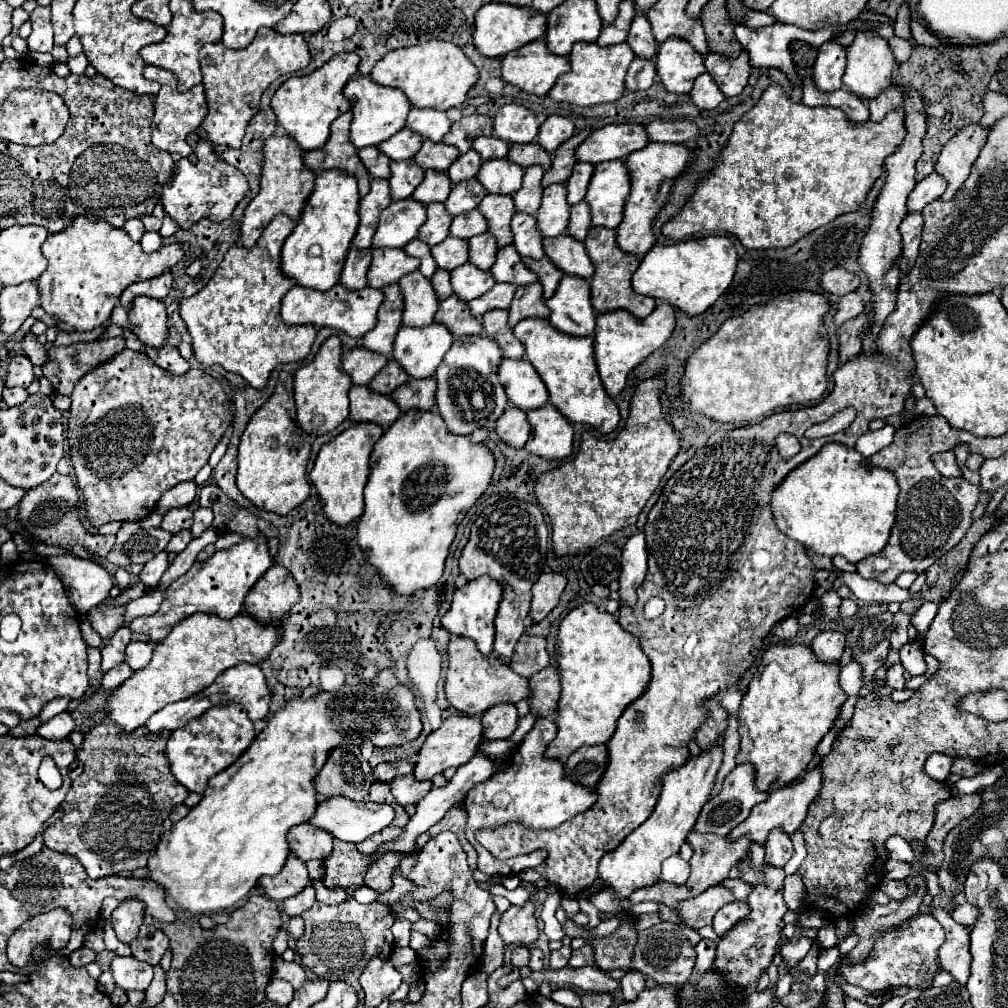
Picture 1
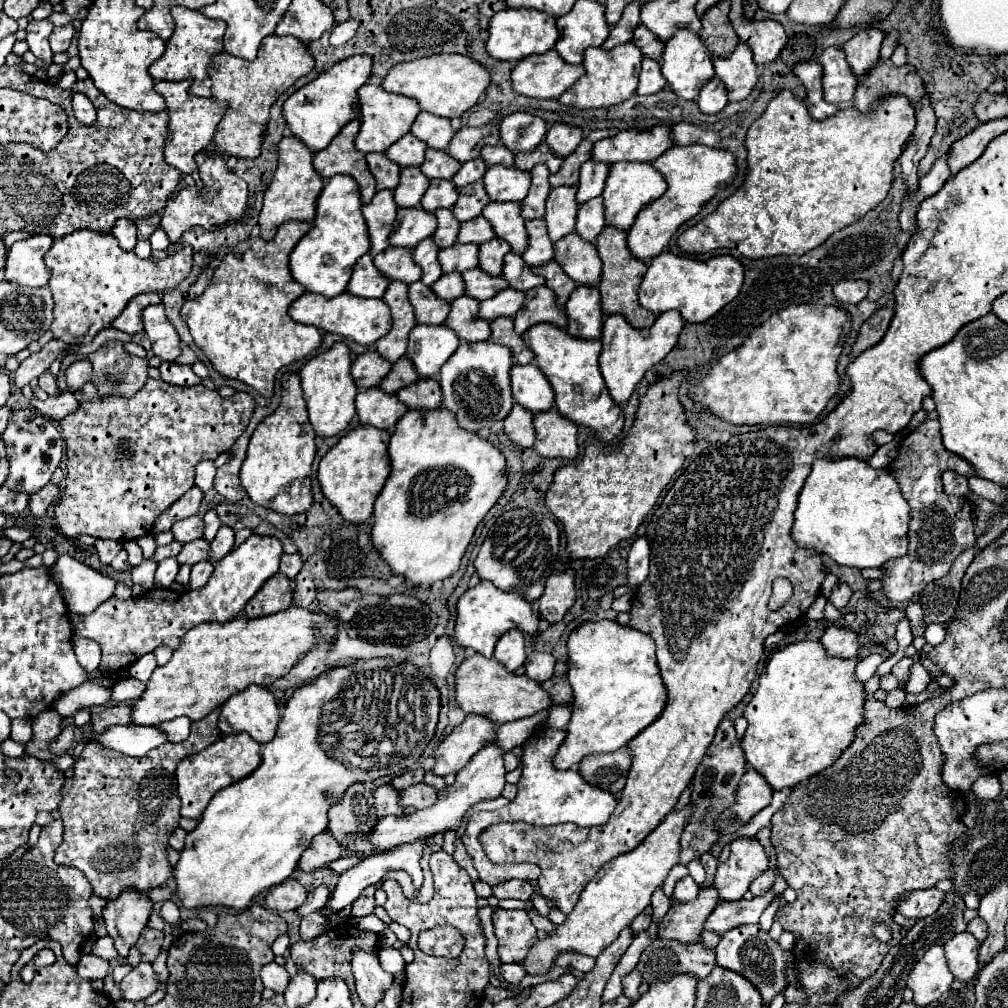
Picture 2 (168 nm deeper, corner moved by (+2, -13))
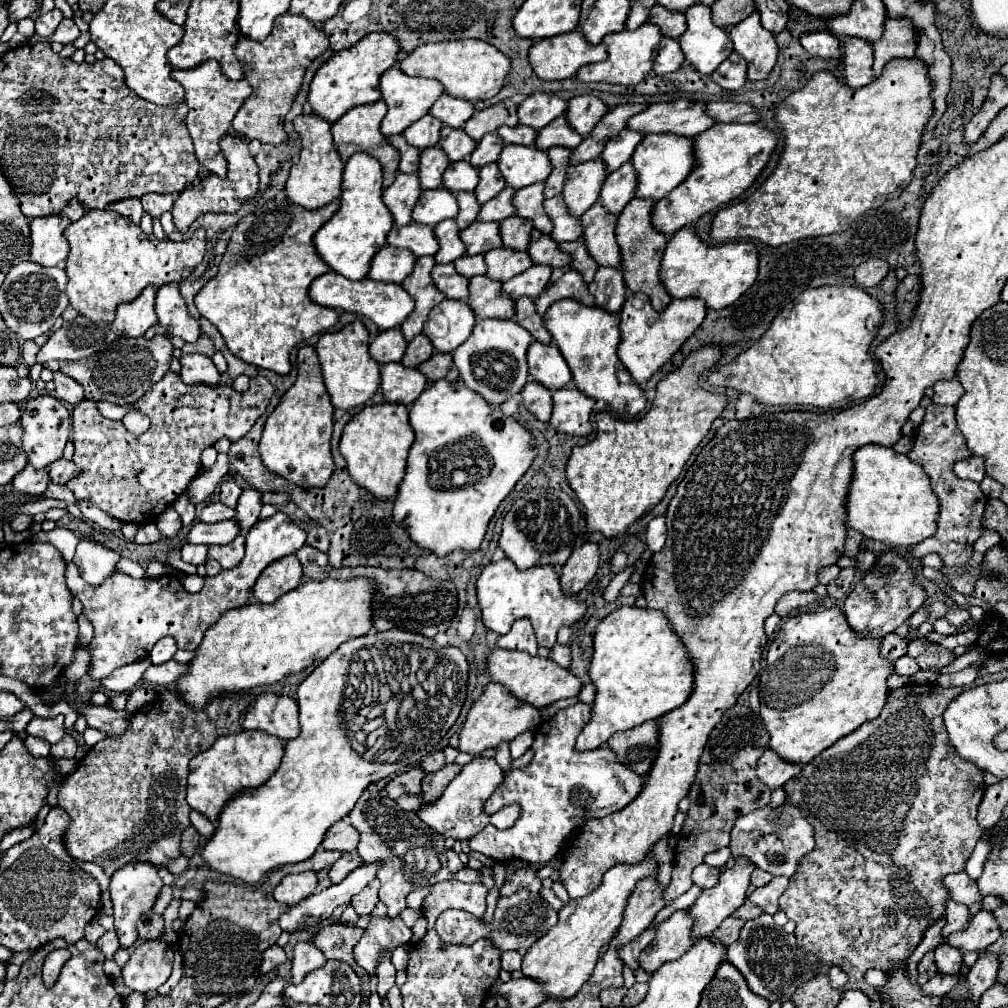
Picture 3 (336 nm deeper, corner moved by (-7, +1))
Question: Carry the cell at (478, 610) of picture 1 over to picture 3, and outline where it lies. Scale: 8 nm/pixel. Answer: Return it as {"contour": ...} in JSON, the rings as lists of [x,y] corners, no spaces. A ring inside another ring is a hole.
{"contour":[[[503,558],[499,562],[491,562],[483,568],[477,580],[477,598],[483,614],[483,624],[497,634],[507,634],[511,624],[519,618],[529,618],[533,622],[539,646],[551,648],[557,640],[557,632],[561,626],[571,626],[585,616],[587,602],[565,596],[559,584],[559,574],[553,566],[533,566],[525,572],[517,570],[517,566]]]}

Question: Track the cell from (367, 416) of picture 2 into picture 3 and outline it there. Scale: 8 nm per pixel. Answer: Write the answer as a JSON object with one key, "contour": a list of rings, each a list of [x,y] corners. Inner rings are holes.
{"contour":[[[389,362],[381,368],[381,390],[387,402],[411,406],[427,388],[427,378],[417,368],[405,368],[399,362]]]}

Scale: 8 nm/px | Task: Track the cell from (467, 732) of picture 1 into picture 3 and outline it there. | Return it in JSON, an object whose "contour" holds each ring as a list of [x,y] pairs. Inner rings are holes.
{"contour":[[[491,682],[485,688],[485,692],[479,696],[479,700],[473,704],[473,708],[469,710],[469,716],[467,716],[461,736],[459,736],[459,750],[479,756],[483,750],[495,748],[501,742],[511,742],[521,732],[537,728],[539,724],[541,724],[541,716],[535,706],[529,706],[529,704],[521,702],[519,698],[515,698],[499,682]]]}

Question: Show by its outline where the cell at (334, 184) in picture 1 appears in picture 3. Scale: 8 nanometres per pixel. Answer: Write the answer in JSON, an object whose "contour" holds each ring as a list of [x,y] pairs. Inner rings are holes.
{"contour":[[[353,154],[347,160],[343,172],[341,206],[337,214],[315,234],[315,246],[319,256],[329,264],[331,270],[343,274],[349,280],[367,278],[375,252],[387,244],[387,234],[393,228],[393,216],[389,214],[389,208],[385,206],[381,192],[381,164],[369,154]]]}

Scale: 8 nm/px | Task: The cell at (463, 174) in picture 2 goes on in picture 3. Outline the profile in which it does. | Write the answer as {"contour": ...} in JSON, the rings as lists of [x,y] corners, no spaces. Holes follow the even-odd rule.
{"contour":[[[495,132],[493,134],[485,134],[485,138],[479,140],[479,144],[477,144],[475,152],[471,154],[469,162],[473,166],[477,166],[477,168],[483,168],[483,166],[487,166],[491,162],[497,162],[503,146],[505,144],[503,144],[503,138],[499,134],[495,134]]]}

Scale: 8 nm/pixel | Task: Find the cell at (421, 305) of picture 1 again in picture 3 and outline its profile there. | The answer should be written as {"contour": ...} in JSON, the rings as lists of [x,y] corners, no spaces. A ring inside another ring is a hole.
{"contour":[[[453,264],[435,266],[431,276],[433,276],[433,282],[437,284],[437,288],[447,298],[467,300],[467,296],[469,296],[469,278],[461,278],[461,274],[457,274]]]}

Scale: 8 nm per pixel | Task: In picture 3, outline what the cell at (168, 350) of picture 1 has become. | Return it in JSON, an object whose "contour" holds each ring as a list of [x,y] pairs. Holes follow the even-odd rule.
{"contour":[[[187,354],[181,358],[181,380],[185,384],[207,384],[217,386],[221,376],[211,358],[203,354]]]}

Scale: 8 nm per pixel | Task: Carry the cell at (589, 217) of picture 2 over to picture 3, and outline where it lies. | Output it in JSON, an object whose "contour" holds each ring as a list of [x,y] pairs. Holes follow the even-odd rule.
{"contour":[[[625,162],[621,168],[613,170],[613,174],[607,176],[603,188],[601,188],[601,204],[613,212],[621,214],[629,200],[635,198],[633,190],[637,190],[637,174],[633,174],[633,166]]]}

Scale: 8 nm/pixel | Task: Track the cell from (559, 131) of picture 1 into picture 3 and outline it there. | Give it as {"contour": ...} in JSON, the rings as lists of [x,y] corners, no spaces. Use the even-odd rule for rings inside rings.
{"contour":[[[575,96],[569,100],[565,114],[573,130],[577,130],[581,136],[589,136],[589,132],[607,114],[607,110],[609,108],[595,96]]]}

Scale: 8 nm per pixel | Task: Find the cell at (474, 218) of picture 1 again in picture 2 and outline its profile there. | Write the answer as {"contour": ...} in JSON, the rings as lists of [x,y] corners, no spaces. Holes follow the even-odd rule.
{"contour":[[[476,216],[474,220],[462,222],[460,232],[458,232],[458,242],[460,244],[484,244],[494,238],[494,230],[484,216]]]}

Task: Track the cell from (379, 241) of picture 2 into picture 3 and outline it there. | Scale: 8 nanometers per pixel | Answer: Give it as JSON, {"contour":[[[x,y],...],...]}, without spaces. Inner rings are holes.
{"contour":[[[397,174],[395,182],[383,192],[383,200],[395,218],[395,226],[407,226],[411,222],[413,206],[421,196],[417,174]]]}

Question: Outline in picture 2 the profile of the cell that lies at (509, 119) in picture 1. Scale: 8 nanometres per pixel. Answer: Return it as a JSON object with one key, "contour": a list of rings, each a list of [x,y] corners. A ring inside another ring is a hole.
{"contour":[[[514,112],[500,122],[500,142],[516,152],[534,150],[546,134],[546,122],[528,112]]]}

